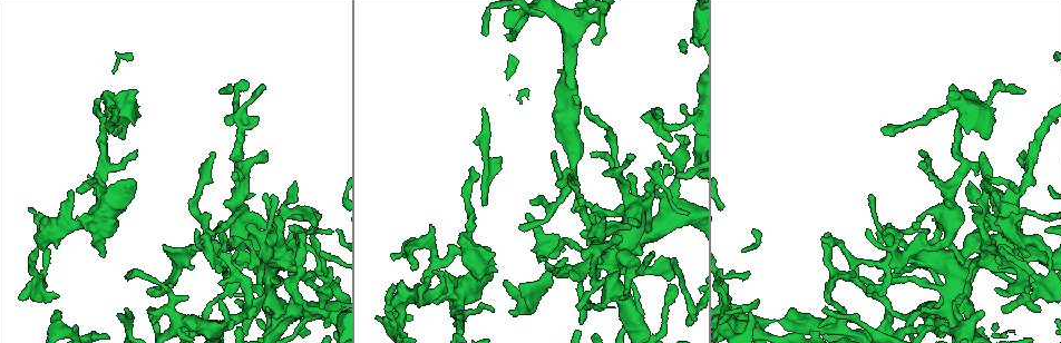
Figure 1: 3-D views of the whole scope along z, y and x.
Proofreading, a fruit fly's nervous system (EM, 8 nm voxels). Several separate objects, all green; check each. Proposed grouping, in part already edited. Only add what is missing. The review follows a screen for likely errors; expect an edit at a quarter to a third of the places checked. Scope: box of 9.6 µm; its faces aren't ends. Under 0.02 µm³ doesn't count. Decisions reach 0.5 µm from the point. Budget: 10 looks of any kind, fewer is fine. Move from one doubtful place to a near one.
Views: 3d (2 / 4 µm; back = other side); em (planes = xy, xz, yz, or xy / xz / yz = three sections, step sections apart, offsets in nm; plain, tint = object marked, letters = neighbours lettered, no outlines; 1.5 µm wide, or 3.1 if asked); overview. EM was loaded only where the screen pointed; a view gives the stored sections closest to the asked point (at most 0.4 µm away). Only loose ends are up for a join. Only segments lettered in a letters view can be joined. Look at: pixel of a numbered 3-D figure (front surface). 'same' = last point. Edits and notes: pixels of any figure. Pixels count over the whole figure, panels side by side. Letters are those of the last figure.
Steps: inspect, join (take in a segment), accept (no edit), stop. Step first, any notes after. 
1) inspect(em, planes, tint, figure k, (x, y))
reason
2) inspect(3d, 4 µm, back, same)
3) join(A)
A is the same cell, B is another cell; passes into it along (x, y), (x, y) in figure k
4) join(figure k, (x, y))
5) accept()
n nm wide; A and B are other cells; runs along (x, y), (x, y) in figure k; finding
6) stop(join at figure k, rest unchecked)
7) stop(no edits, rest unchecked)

inspect(em, xz, step 8, letters, figure 1, (982, 317))
branch stops here

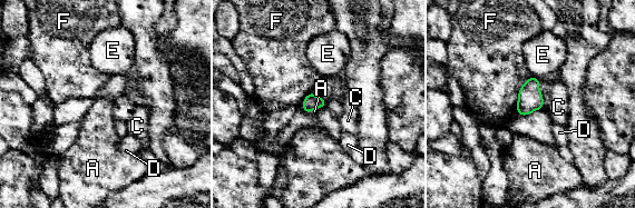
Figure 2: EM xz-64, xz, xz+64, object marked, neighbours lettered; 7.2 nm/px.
inspect(em, planes, letters, same)

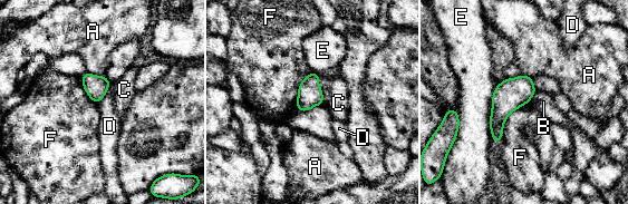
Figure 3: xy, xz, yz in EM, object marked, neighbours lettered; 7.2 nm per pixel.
accept()
160 nm wide; A, B, C, D, E and F are other cells; border along (109, 85), (106, 95), (97, 104) in figure 3; none of them fits

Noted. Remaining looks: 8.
inspect(3d, 4 µm, figure 1, (584, 109))
branch stops here

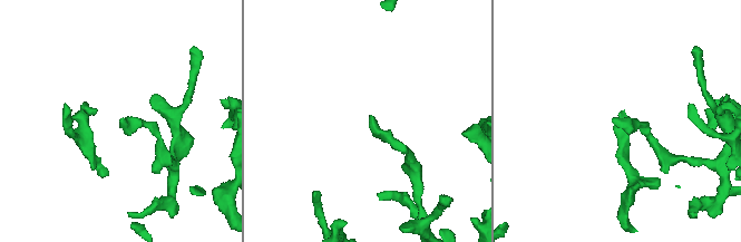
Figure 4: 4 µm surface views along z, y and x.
inspect(em, planes, letters, figure 4, (122, 119))

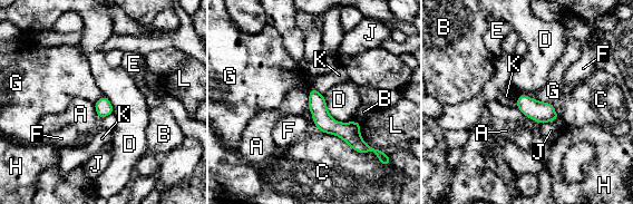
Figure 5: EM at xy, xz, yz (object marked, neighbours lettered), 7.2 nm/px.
accept()
120 nm wide; A, B, C, D, E, F, G, H, J, K and L are other cells; no lettered segment goes on from it

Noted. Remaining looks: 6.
inspect(em, planes, letters, figure 1, (115, 130))
tapers out

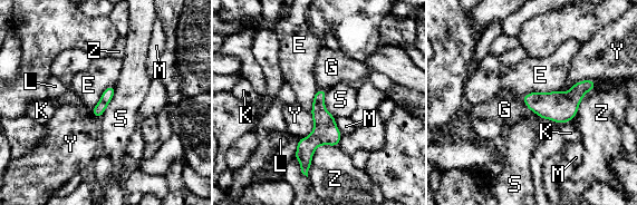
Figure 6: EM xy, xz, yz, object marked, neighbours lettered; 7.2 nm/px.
join(figure 6, (504, 109))
Z touches over 320 nm; G is the same cell, E, K, L, M, S, Y and Z are other cells; passes into it along (560, 107), (525, 104), (504, 109) in figure 6; the cell continues

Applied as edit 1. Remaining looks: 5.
inspect(em, xz, step 4, letters, figure 1, (133, 183))

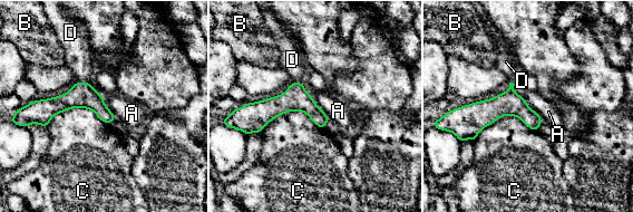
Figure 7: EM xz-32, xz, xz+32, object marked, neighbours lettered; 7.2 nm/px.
inspect(em, yz, step 8, letters, same)

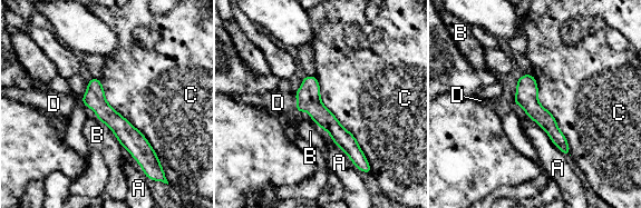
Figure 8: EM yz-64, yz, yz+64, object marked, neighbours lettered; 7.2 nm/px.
join(figure 8, (278, 102))
C touches over 650 nm; D is the same cell, A, B and C are other cells; the cell continues

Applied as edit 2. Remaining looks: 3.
stop(join at figure 6, join at figure 8, rest unchecked)

